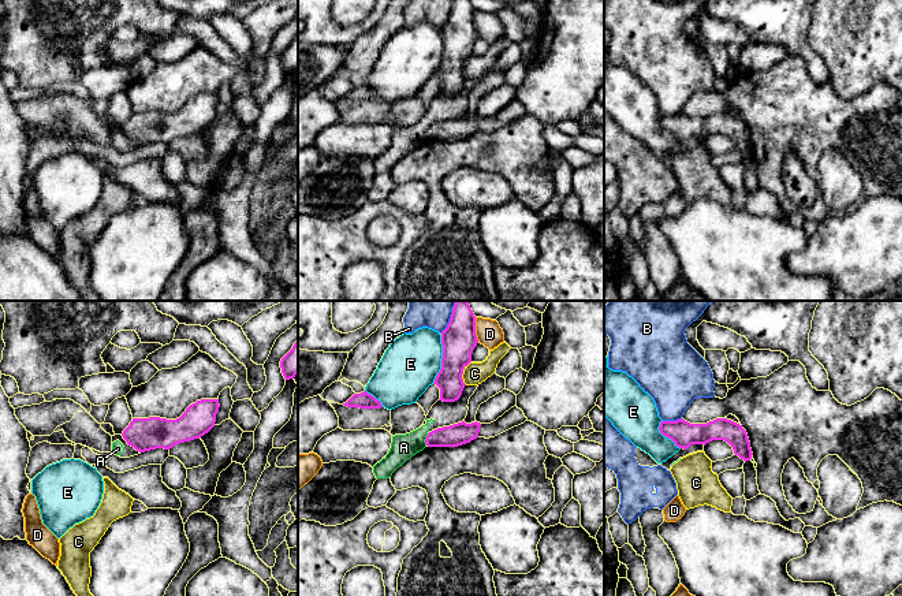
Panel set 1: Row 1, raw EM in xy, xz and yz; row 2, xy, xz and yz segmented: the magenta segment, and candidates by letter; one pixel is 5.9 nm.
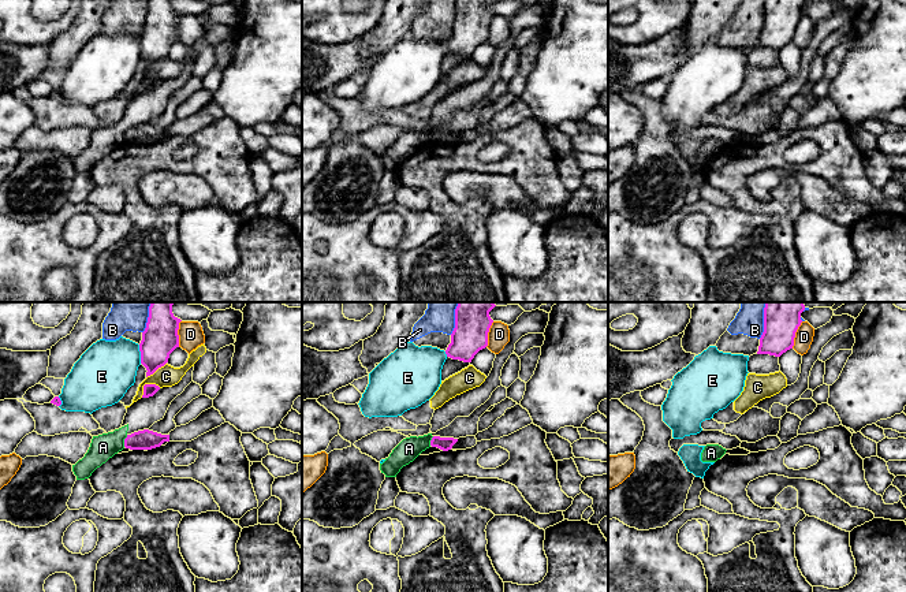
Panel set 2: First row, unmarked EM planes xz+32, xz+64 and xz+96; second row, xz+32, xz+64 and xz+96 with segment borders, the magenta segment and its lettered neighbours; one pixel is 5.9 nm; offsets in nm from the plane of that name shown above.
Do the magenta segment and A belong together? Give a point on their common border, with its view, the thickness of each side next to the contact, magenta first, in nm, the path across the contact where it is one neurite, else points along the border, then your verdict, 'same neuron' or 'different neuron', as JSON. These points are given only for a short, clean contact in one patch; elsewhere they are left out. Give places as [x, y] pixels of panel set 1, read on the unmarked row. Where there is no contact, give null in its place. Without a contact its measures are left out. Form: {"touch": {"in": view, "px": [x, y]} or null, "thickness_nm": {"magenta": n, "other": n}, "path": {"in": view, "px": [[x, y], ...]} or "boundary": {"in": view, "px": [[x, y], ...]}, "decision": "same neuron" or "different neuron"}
{"touch": {"in": "xz", "px": [425, 133]}, "thickness_nm": {"magenta": 130, "other": 150}, "boundary": {"in": "xz", "px": [[428, 127], [425, 138]]}, "decision": "different neuron"}

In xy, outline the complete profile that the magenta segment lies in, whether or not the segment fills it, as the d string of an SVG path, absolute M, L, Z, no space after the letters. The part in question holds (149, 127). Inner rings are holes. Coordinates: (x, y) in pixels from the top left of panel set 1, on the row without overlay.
M201 93L190 98L176 113L133 112L122 130L139 146L156 142L169 144L208 127L215 120L219 101L219 93Z

